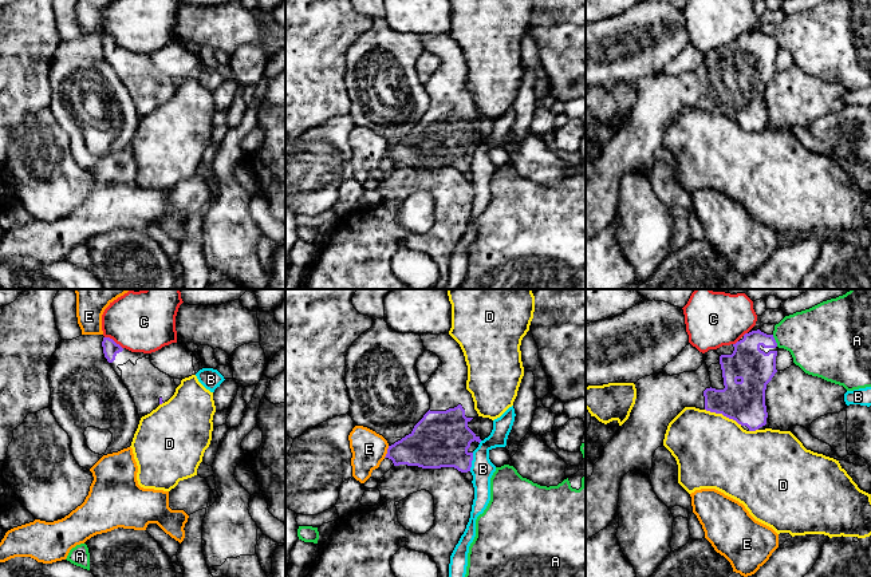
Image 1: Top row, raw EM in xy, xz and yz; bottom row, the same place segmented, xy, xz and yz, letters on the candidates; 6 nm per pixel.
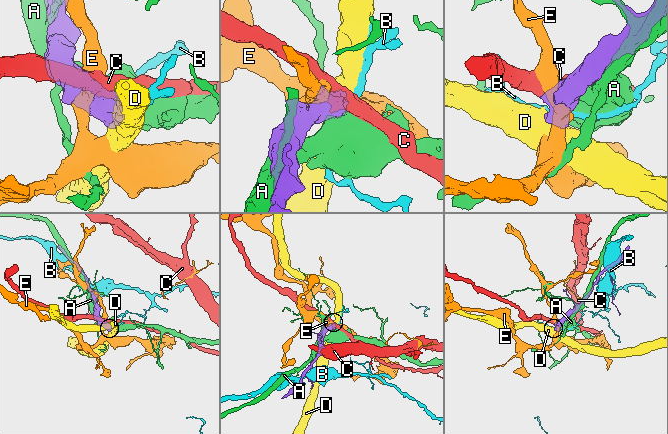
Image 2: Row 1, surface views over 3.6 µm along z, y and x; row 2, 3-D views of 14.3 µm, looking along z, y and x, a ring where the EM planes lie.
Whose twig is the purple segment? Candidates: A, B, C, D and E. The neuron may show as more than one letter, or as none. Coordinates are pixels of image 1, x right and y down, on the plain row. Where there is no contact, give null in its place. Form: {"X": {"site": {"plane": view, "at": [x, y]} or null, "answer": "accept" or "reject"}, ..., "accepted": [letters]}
{"A": {"site": {"plane": "yz", "at": [775, 40]}, "answer": "reject"}, "B": {"site": {"plane": "xz", "at": [471, 162]}, "answer": "reject"}, "C": {"site": {"plane": "xy", "at": [113, 40]}, "answer": "reject"}, "D": {"site": {"plane": "yz", "at": [724, 115]}, "answer": "reject"}, "E": {"site": {"plane": "xz", "at": [387, 151]}, "answer": "reject"}, "accepted": []}

